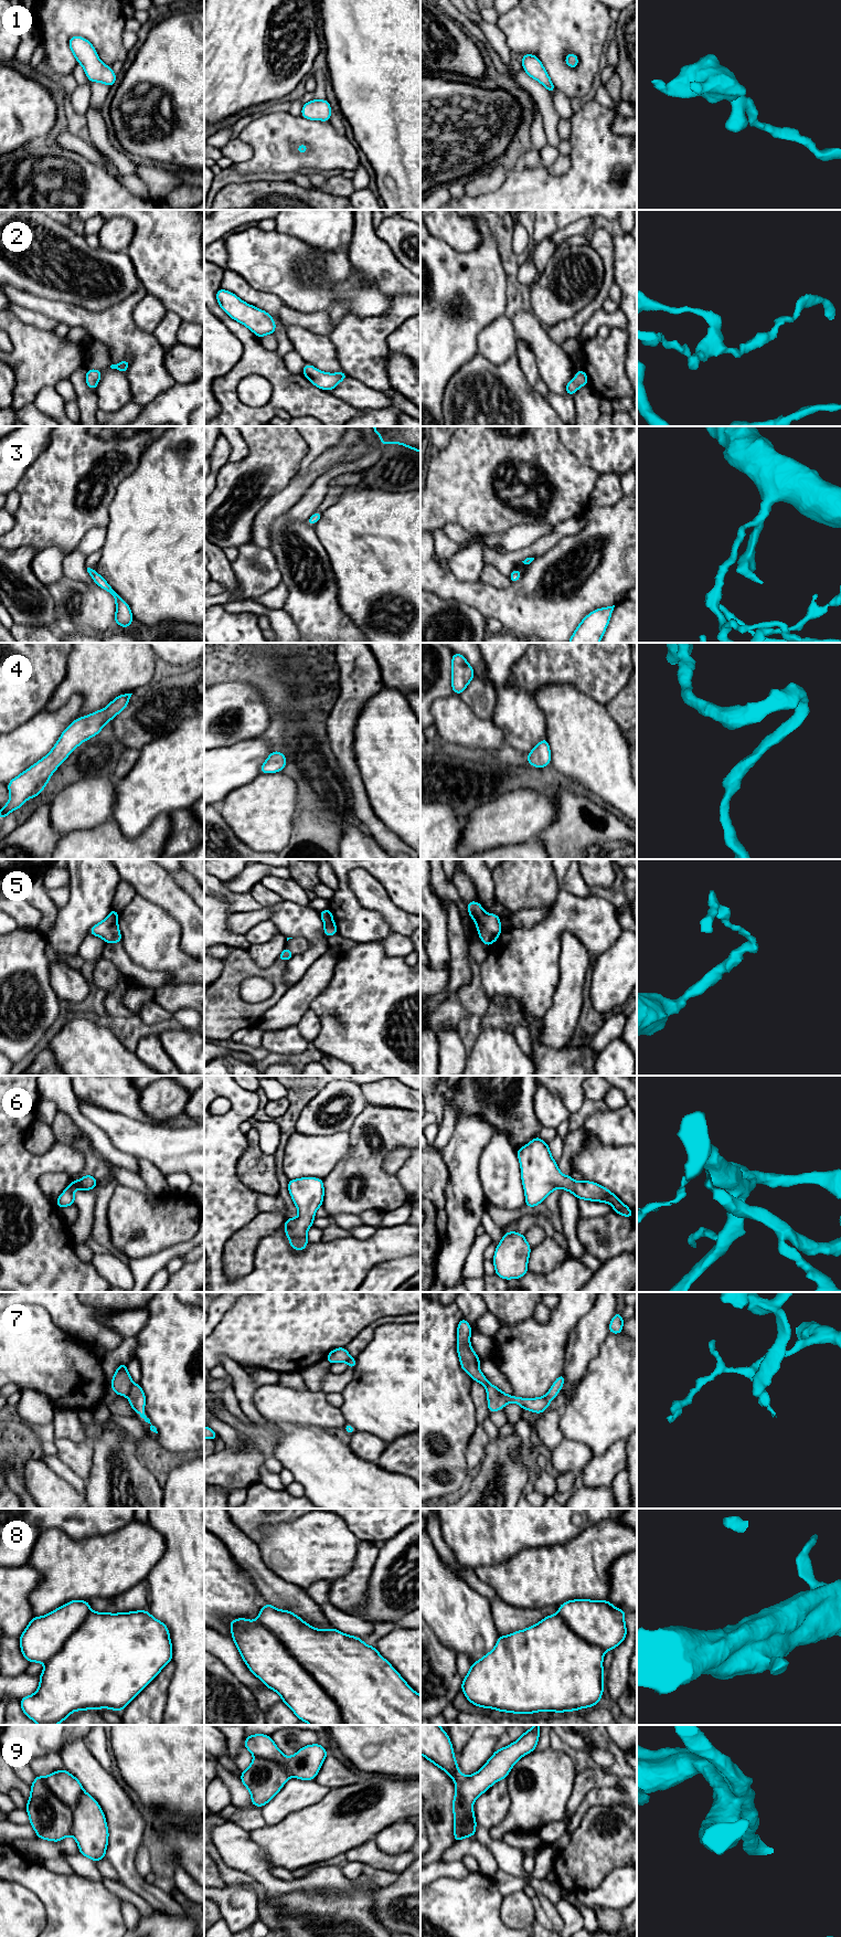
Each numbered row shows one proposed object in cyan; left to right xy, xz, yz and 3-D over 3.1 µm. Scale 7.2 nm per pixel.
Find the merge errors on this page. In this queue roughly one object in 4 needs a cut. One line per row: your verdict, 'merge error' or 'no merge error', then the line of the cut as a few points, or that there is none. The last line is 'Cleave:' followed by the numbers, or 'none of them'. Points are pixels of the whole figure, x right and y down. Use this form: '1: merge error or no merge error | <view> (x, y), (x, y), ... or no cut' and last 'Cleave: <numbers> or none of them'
1: no merge error | no cut
2: no merge error | no cut
3: no merge error | no cut
4: no merge error | no cut
5: merge error | yz (485, 913), (477, 923)
6: no merge error | no cut
7: merge error | xy (132, 1383), (125, 1395)
8: merge error | xz (256, 1620), (284, 1646), (333, 1701), (343, 1724)
9: no merge error | no cut
Cleave: 5, 7, 8

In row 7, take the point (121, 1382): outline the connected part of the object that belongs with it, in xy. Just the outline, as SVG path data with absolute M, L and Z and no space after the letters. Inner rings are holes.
M120 1364L116 1369L110 1386L116 1395L126 1396L131 1386L132 1379L127 1370L127 1364Z

